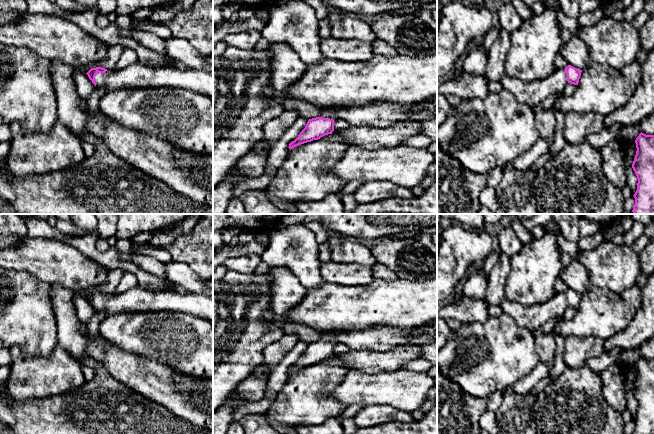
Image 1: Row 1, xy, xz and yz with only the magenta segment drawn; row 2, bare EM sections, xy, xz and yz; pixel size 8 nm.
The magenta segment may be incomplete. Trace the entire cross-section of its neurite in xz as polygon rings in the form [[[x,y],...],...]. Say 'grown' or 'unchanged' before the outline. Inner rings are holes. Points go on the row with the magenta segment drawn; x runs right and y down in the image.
grown | [[[437,97],[416,104],[380,102],[366,106],[322,107],[320,116],[308,120],[289,149],[332,134],[337,119],[346,120],[351,126],[389,127],[402,121],[418,122],[436,117]]]

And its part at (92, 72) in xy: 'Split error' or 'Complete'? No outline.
Split error

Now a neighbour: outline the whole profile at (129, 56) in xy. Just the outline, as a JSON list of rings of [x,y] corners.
[[[124,48],[119,61],[112,70],[123,69],[135,62],[138,62],[138,56],[132,48]]]

